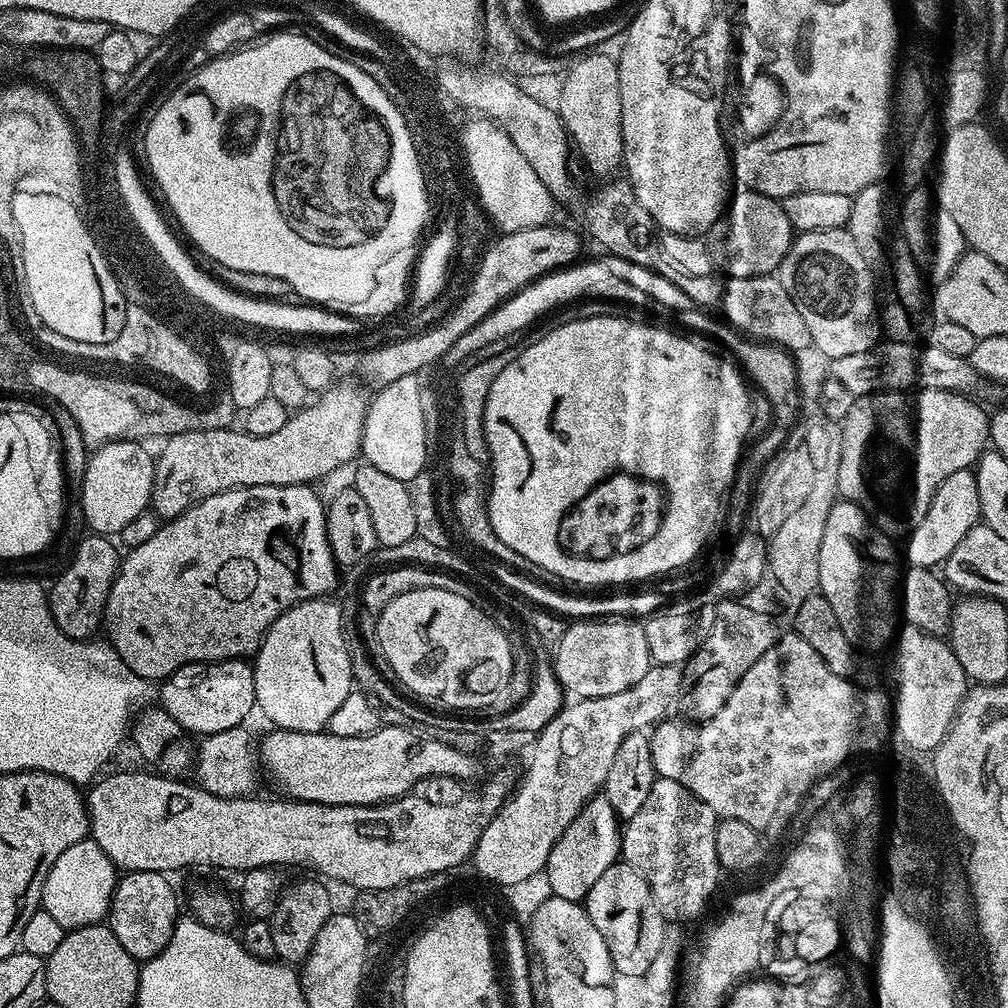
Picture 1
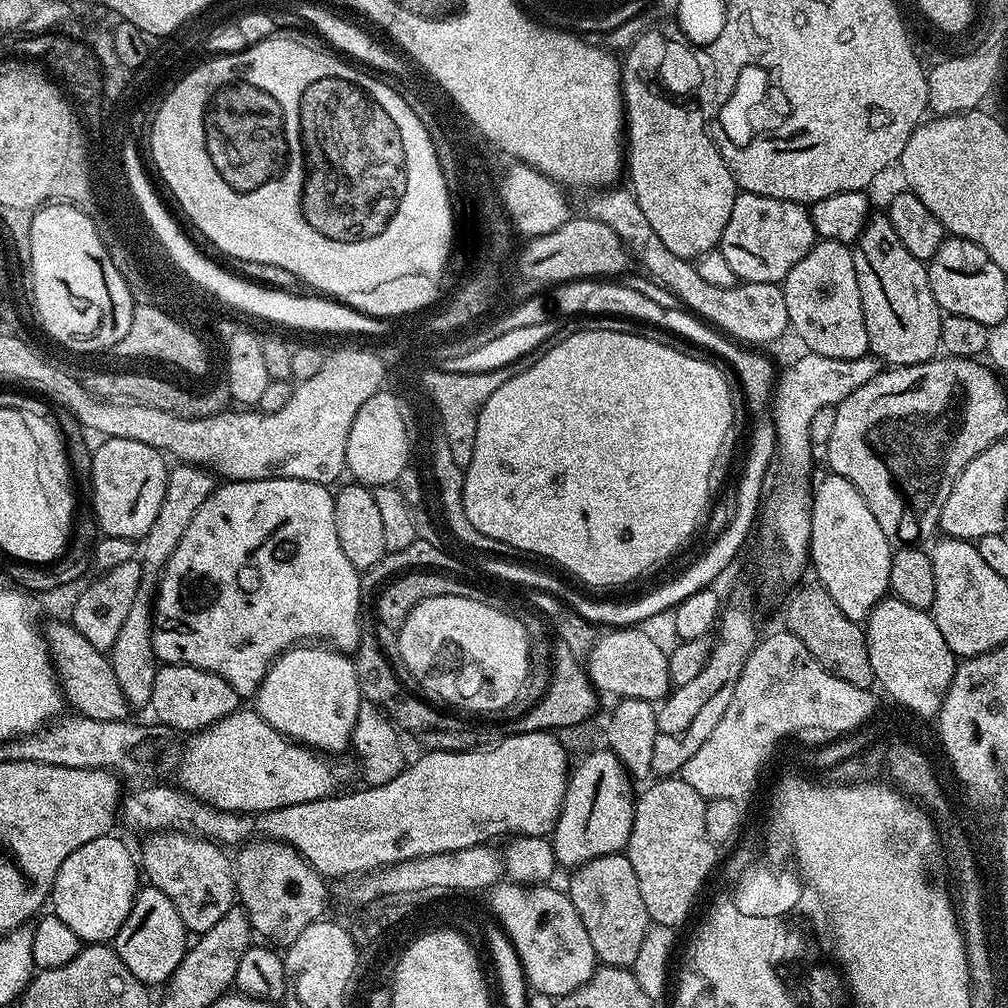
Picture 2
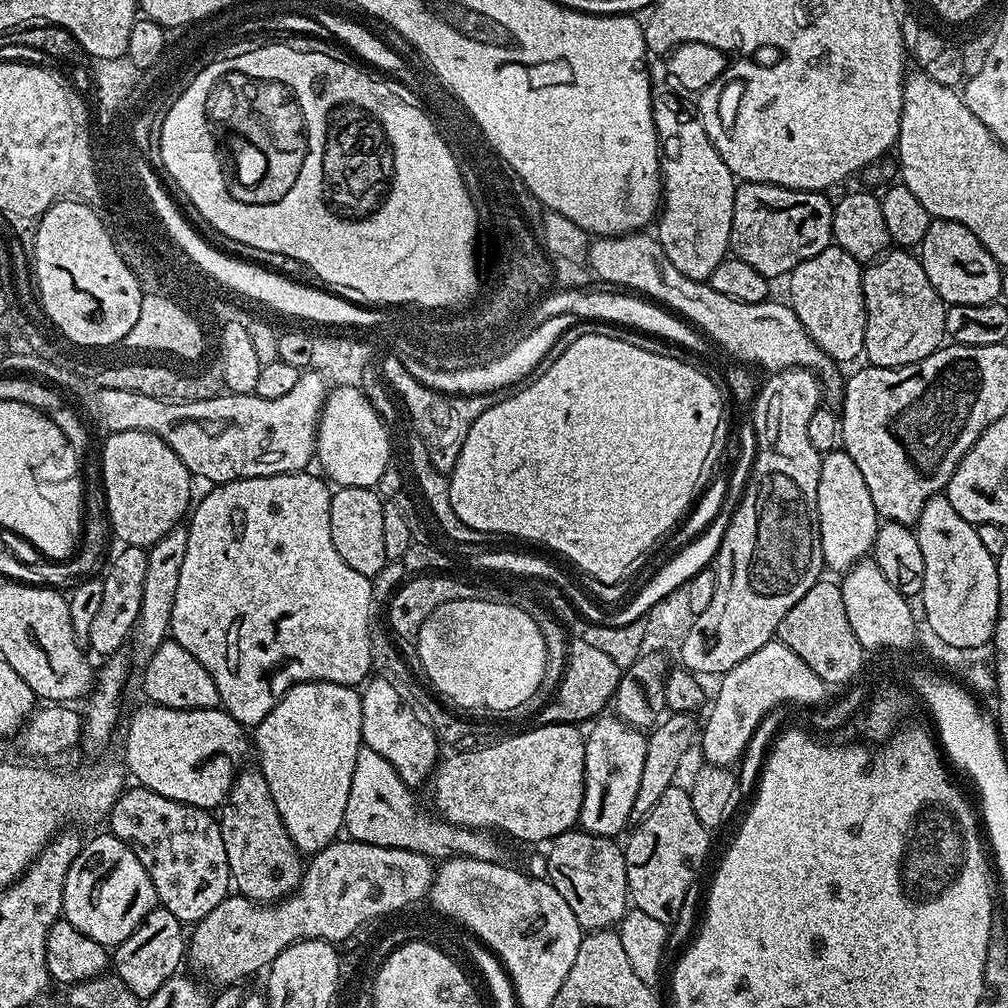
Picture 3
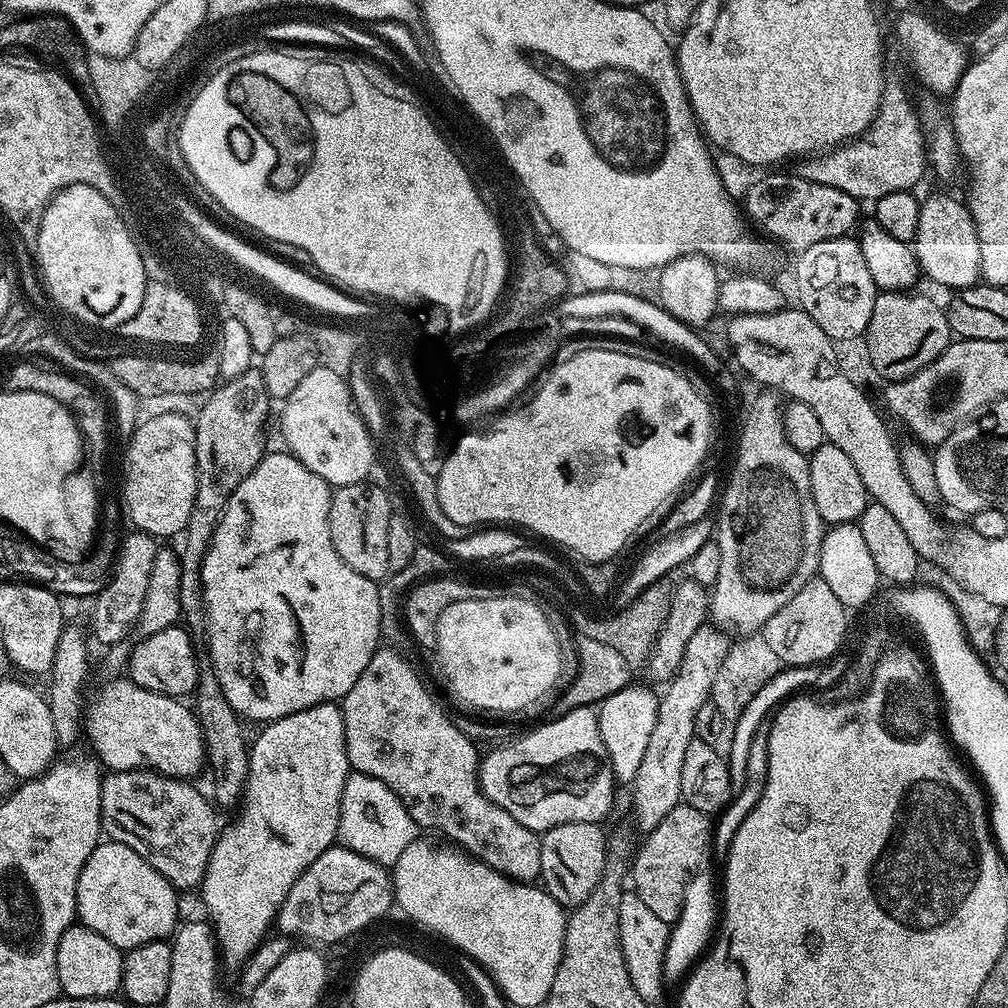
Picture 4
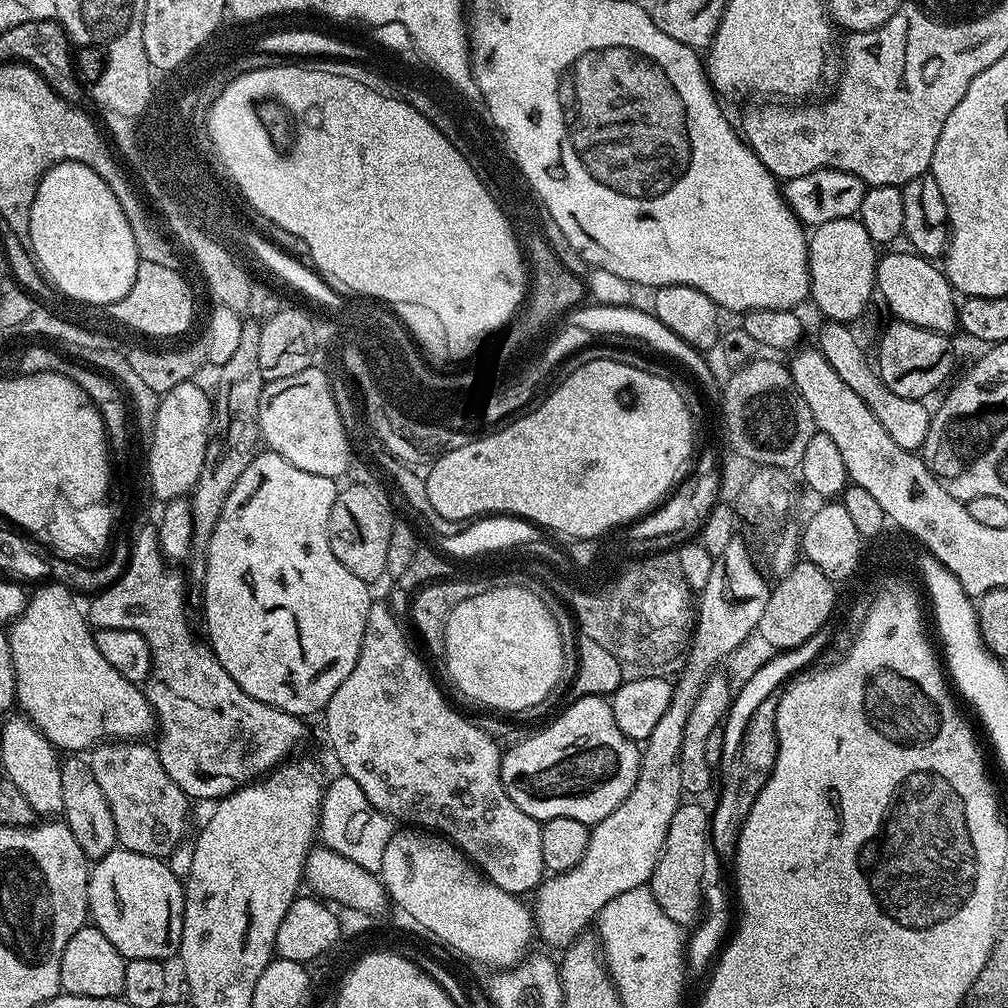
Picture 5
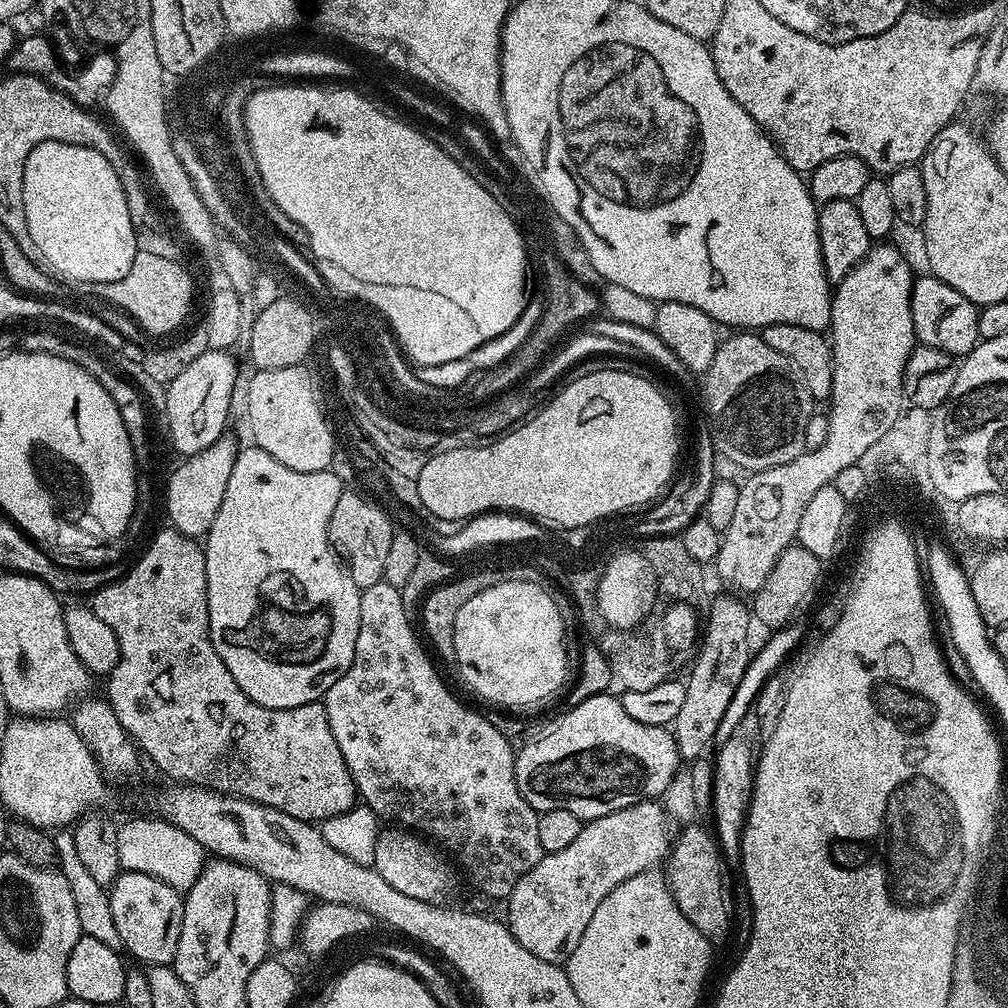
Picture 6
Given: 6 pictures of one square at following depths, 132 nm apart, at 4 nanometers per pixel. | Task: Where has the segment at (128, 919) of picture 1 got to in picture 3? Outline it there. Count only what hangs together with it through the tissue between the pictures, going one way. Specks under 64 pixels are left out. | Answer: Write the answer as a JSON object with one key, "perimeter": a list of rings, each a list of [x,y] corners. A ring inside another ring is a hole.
{"perimeter":[[[157,906],[150,914],[146,914],[146,918],[134,930],[134,934],[130,934],[130,938],[115,945],[110,964],[115,976],[122,978],[122,982],[126,982],[126,986],[130,986],[136,996],[147,998],[154,994],[154,990],[158,990],[158,986],[162,986],[162,982],[177,975],[179,968],[176,967],[179,966],[180,960],[182,964],[185,956],[185,925],[181,924],[178,918],[174,918],[170,910]]]}

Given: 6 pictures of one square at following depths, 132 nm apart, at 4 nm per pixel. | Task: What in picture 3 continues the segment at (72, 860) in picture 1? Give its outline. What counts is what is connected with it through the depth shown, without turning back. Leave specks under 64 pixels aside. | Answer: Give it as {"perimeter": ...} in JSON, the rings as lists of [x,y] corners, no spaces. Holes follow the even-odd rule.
{"perimeter":[[[111,834],[96,836],[89,844],[87,841],[66,874],[63,919],[105,946],[115,946],[130,938],[157,904],[150,874],[146,874],[134,850]]]}

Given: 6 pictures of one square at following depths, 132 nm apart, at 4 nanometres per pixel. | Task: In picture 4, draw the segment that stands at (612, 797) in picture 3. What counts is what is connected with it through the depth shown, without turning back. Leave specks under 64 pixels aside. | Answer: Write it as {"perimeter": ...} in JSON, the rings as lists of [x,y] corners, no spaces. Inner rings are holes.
{"perimeter":[[[634,686],[624,687],[598,704],[598,726],[602,742],[606,746],[608,761],[612,764],[612,773],[621,785],[631,785],[632,779],[638,774],[638,766],[642,766],[650,734],[654,734],[659,705],[657,693]]]}

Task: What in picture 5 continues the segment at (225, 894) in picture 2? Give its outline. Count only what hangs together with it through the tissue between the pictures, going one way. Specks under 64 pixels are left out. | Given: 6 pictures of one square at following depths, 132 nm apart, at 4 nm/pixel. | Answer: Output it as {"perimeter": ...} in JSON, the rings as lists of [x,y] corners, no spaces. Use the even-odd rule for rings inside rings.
{"perimeter":[[[104,742],[91,749],[90,763],[98,787],[102,794],[106,794],[110,814],[114,814],[114,830],[119,847],[138,854],[168,858],[188,832],[190,798],[178,786],[178,782],[174,782],[174,778],[166,774],[166,766],[162,766],[155,747],[148,742]]]}

